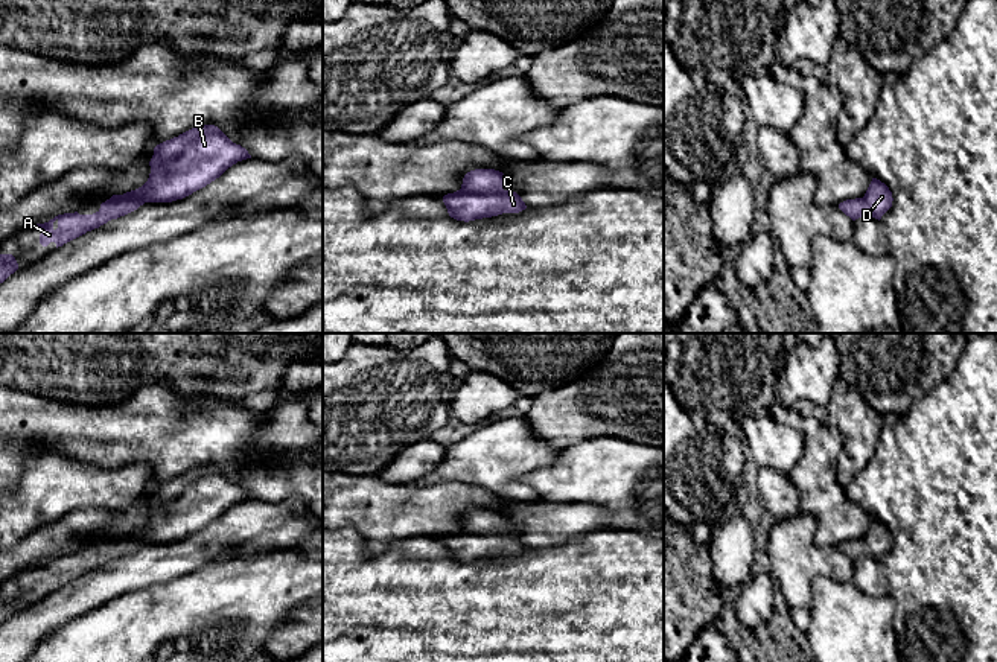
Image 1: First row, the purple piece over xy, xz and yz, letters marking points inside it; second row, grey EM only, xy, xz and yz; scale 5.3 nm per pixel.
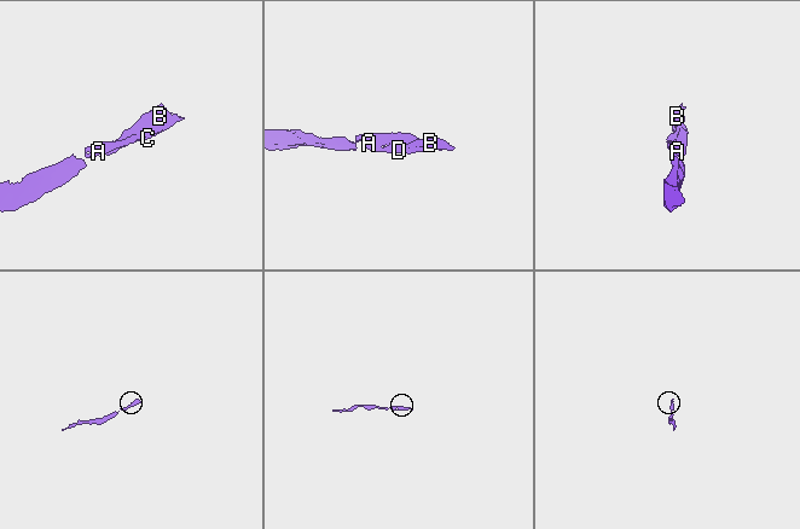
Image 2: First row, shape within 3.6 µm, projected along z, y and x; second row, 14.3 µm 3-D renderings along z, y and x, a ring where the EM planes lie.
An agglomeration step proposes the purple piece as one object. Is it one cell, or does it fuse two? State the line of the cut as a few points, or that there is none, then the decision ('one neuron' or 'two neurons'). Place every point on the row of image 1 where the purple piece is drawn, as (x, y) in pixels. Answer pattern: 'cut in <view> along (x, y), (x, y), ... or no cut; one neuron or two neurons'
no cut; one neuron

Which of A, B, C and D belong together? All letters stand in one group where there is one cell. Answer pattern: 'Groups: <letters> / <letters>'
Groups: A B C D

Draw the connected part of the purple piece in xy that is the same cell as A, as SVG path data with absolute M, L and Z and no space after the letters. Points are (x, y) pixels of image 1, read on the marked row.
M201 125L154 148L148 181L123 195L113 195L93 215L64 213L37 224L40 243L64 243L99 228L111 219L137 210L145 202L183 199L219 178L237 161L251 158L248 151L233 143L218 126Z

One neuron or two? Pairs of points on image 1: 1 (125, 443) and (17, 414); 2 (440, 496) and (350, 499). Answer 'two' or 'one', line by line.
1: one
2: one

